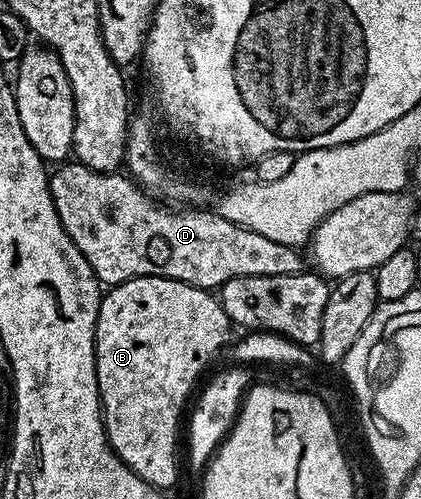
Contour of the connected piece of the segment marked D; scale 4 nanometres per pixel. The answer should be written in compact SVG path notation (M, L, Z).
M72 160L62 165L55 173L50 176L50 193L52 194L53 204L56 206L57 216L60 218L61 225L64 226L65 232L72 238L73 244L77 249L84 254L85 260L93 268L94 276L97 277L101 285L114 287L118 284L123 284L125 281L131 280L134 277L166 277L176 281L182 281L185 284L204 288L207 290L216 290L227 284L232 278L236 277L252 277L252 276L271 276L272 274L296 274L303 271L302 256L297 247L284 242L272 242L272 238L264 238L264 234L256 234L247 228L236 226L228 221L217 211L211 210L194 210L198 208L174 208L172 210L155 197L152 197L142 186L136 183L129 175L117 173L105 173L92 171L90 167L84 166L77 160Z

